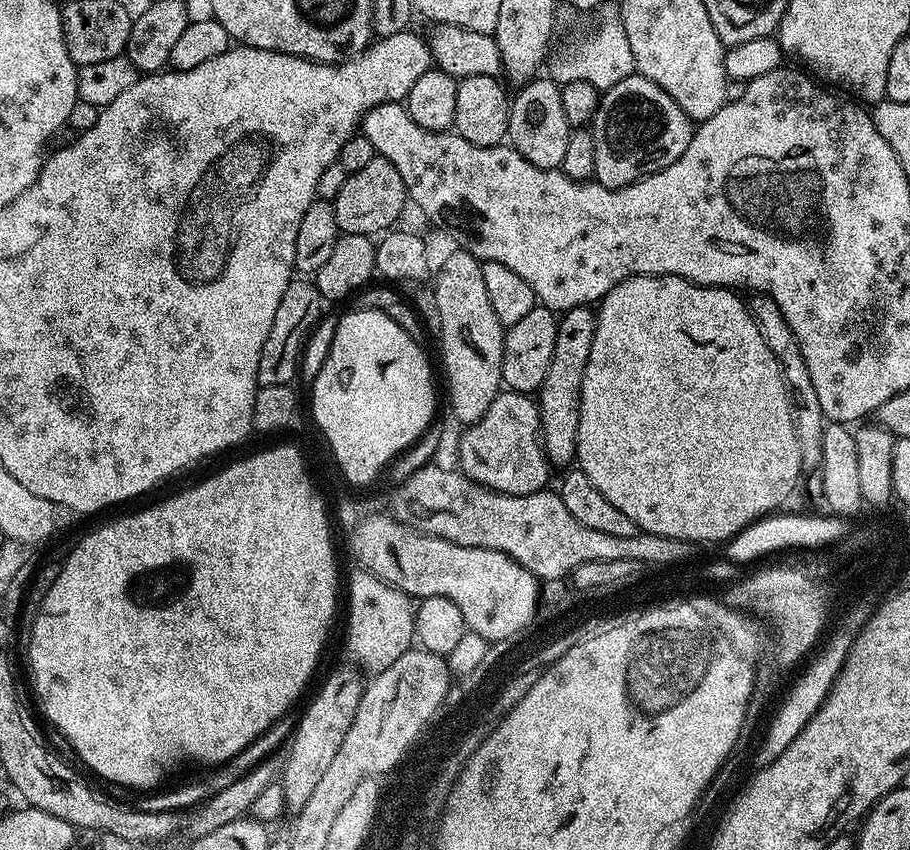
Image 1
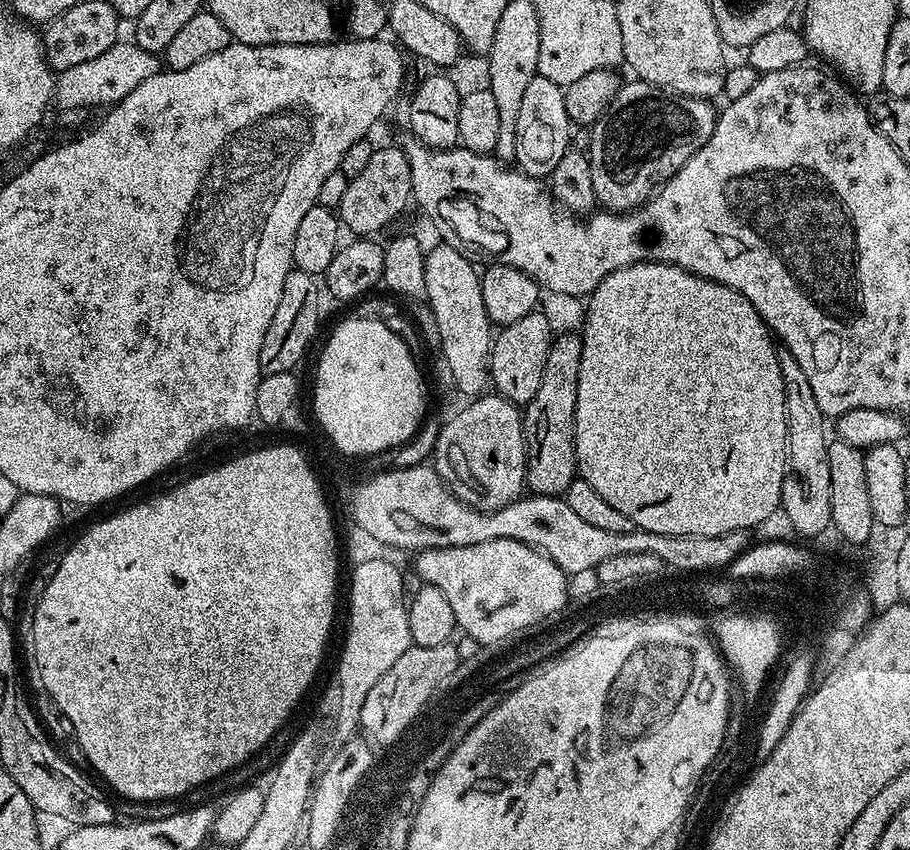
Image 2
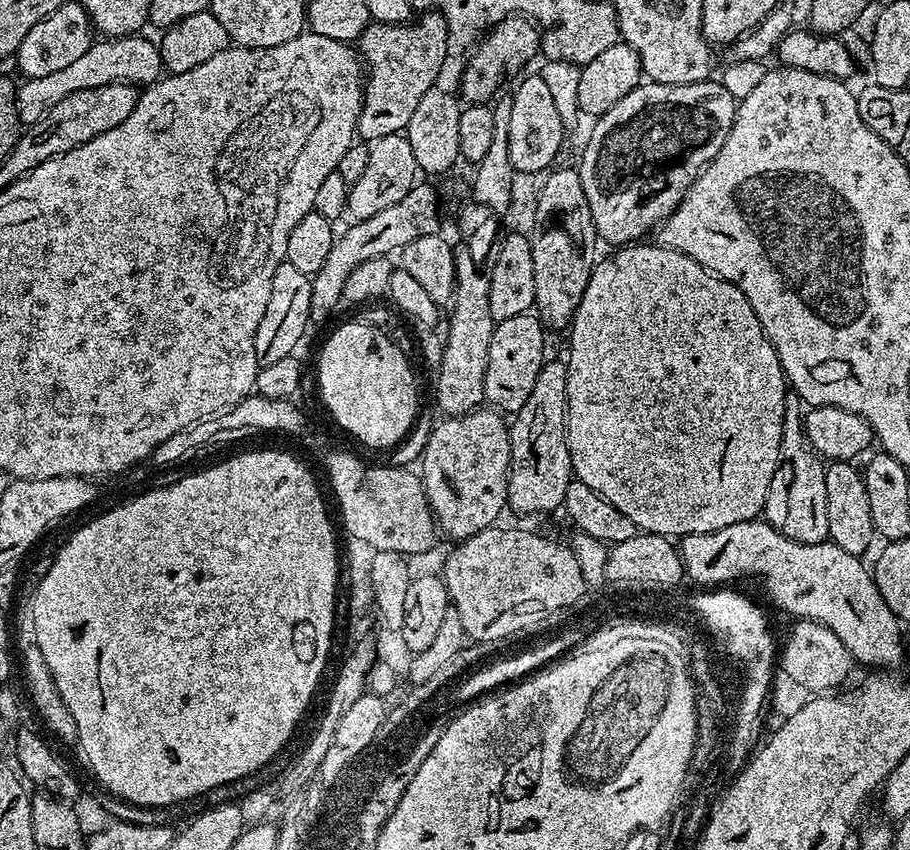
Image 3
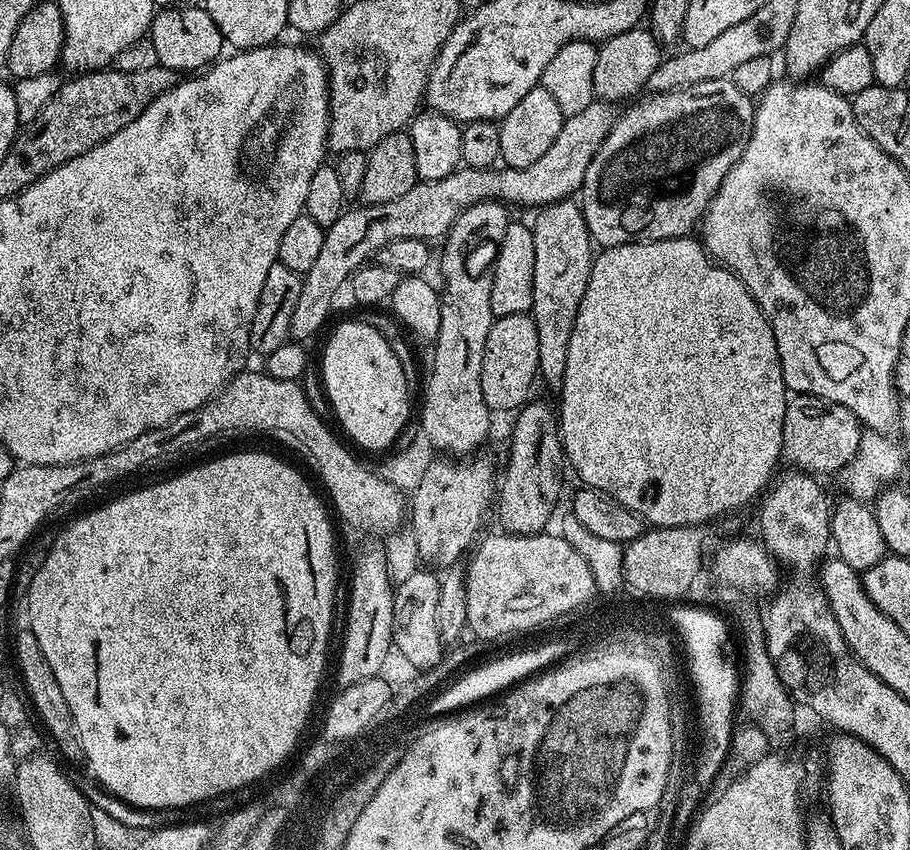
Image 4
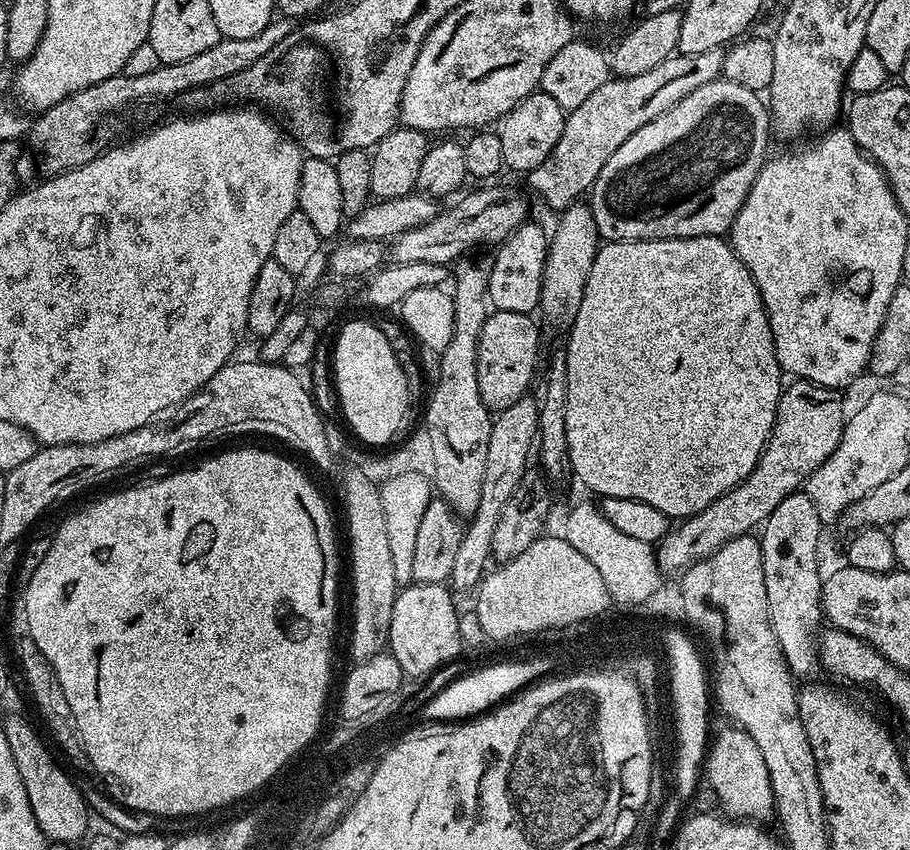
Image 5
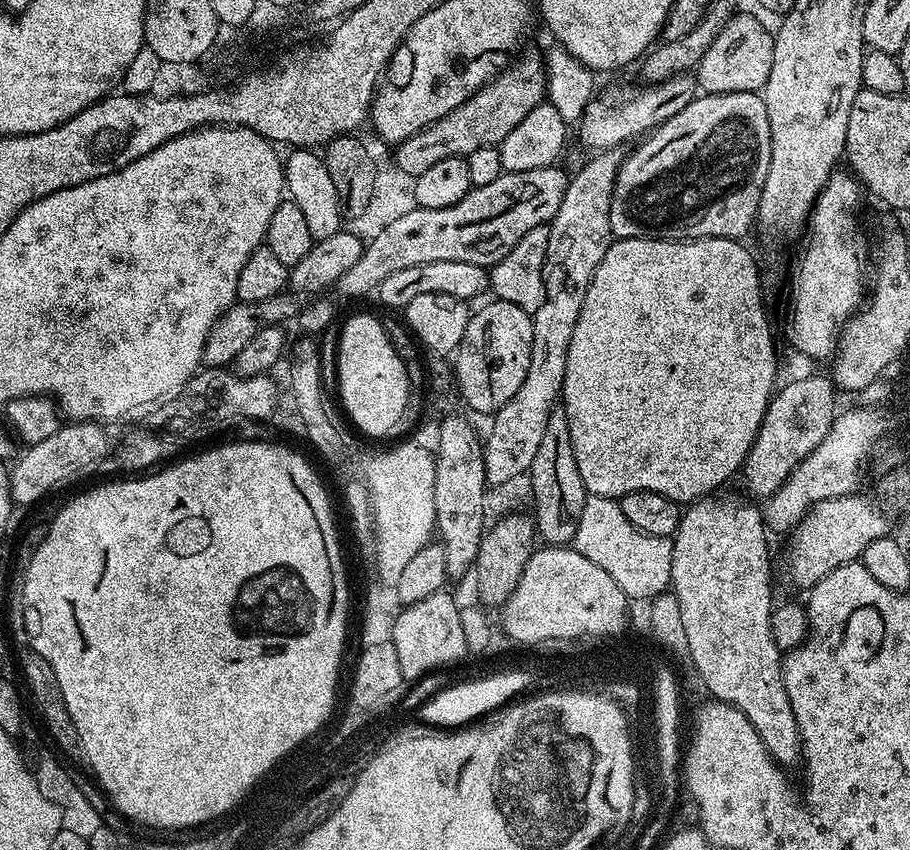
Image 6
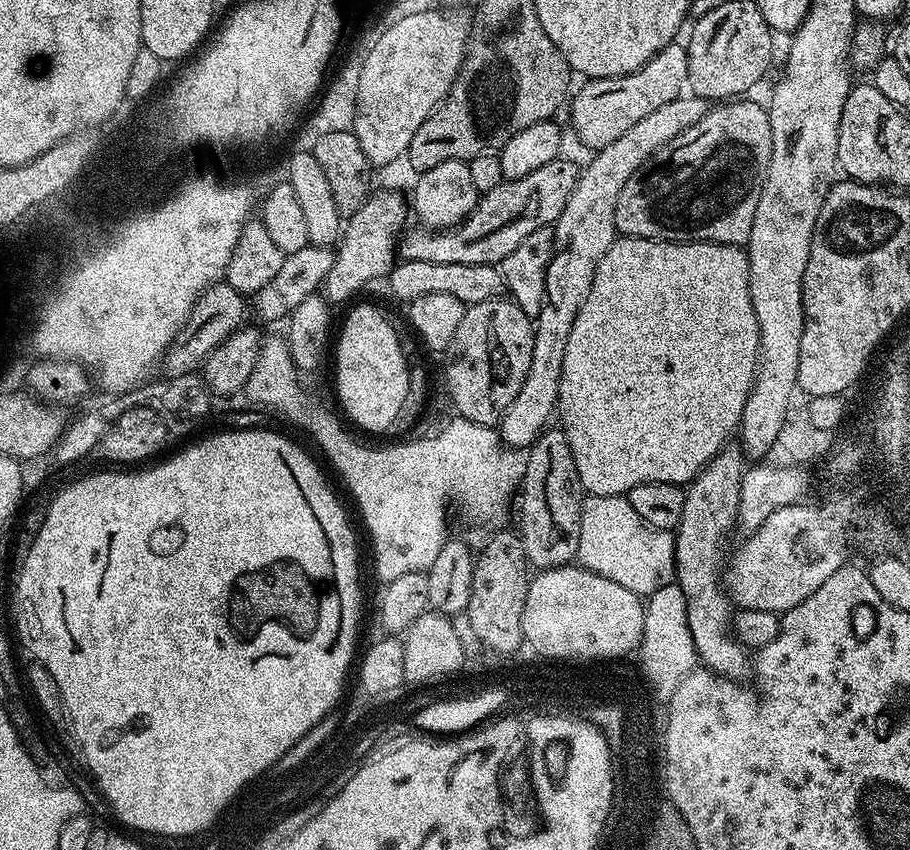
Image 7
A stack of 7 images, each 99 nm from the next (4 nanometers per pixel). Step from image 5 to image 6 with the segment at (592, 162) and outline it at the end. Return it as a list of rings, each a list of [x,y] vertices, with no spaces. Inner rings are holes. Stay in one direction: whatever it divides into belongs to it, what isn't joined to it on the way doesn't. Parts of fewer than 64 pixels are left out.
[[[688,72],[643,86],[645,88],[608,88],[594,95],[578,124],[581,142],[591,150],[619,149],[626,140],[643,137],[662,122],[674,118],[674,114],[686,107],[698,92],[698,81]]]

